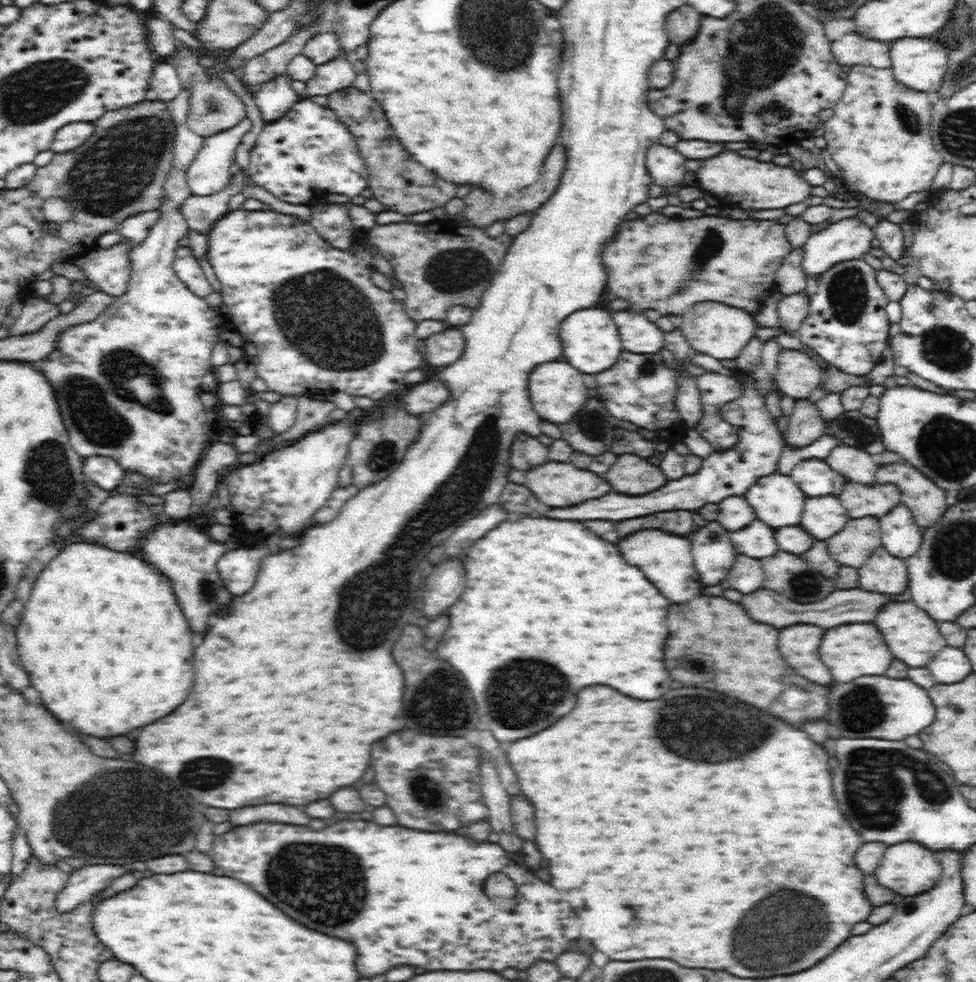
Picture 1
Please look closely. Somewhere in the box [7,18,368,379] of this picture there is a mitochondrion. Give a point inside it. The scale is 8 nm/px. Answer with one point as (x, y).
(135, 148)

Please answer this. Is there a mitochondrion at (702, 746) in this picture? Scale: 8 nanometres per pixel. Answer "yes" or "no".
yes

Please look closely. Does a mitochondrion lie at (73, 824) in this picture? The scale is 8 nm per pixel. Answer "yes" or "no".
yes

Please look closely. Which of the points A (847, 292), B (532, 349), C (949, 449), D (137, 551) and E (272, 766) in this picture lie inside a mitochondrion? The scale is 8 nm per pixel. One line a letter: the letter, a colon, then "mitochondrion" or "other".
A: mitochondrion
B: other
C: mitochondrion
D: other
E: other

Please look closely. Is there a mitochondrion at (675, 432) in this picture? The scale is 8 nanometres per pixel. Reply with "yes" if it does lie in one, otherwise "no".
no

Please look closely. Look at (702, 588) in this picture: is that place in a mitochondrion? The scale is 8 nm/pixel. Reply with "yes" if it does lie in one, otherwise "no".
no

